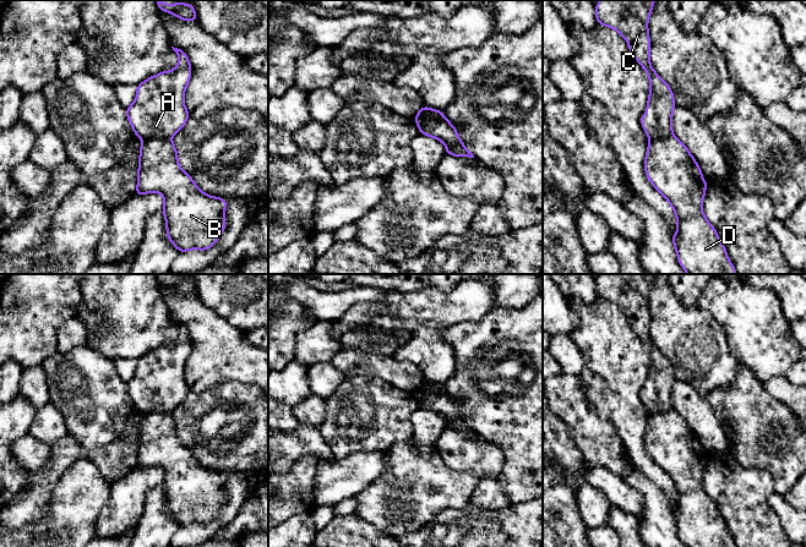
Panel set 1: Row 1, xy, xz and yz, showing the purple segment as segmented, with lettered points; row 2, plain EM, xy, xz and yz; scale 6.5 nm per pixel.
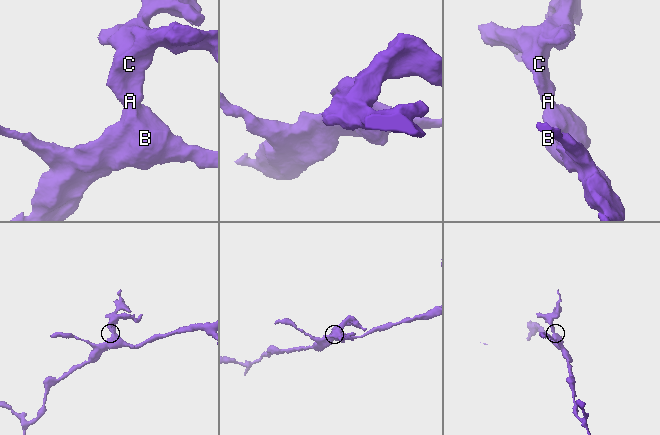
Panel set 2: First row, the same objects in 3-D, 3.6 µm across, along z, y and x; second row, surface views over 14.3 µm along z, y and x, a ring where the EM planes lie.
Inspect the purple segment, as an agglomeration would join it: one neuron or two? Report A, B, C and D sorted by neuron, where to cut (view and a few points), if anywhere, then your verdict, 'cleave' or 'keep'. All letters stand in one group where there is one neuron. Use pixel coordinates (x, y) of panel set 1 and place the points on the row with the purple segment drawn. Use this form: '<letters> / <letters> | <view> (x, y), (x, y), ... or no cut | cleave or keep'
A C / B D | xz (444, 115), (426, 115), (417, 122) | cleave

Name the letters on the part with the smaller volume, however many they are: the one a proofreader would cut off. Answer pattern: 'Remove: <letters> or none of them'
Remove: A, C

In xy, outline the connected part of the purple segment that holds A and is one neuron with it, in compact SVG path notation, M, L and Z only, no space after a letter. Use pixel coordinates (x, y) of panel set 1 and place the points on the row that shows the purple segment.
M171 48L179 56L176 67L137 84L136 98L126 108L132 131L142 141L171 138L190 116L184 95L191 78L191 65L184 50Z

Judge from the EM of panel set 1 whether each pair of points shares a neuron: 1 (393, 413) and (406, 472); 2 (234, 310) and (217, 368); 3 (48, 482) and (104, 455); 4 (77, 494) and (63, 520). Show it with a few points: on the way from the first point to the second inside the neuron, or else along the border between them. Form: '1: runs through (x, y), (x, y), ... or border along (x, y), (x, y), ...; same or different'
1: border along (412, 438), (404, 442), (396, 442), (386, 450); different
2: border along (207, 306), (243, 333); different
3: runs through (58, 468), (71, 454), (90, 454); same
4: runs through (76, 501), (69, 514); same

